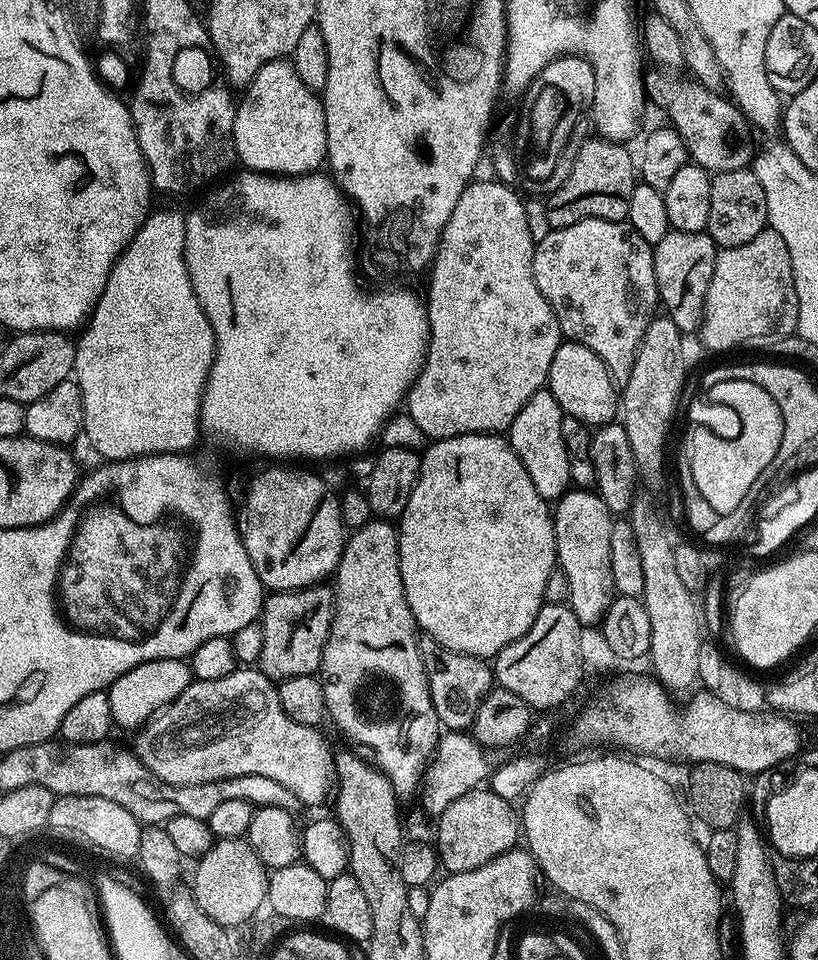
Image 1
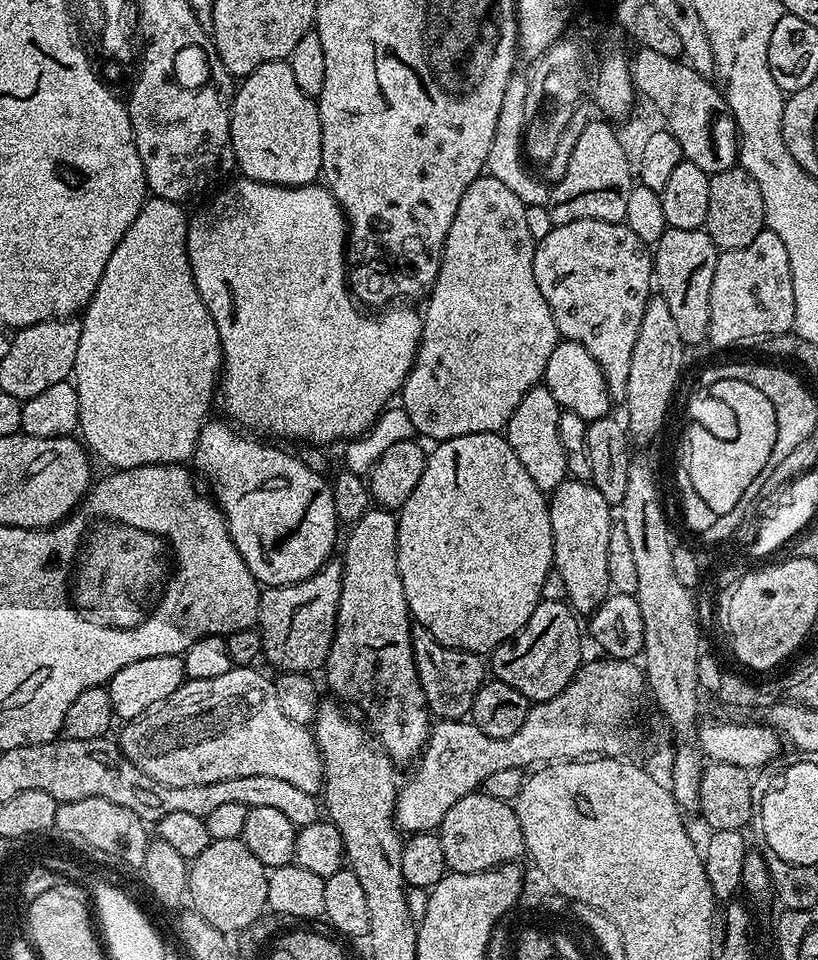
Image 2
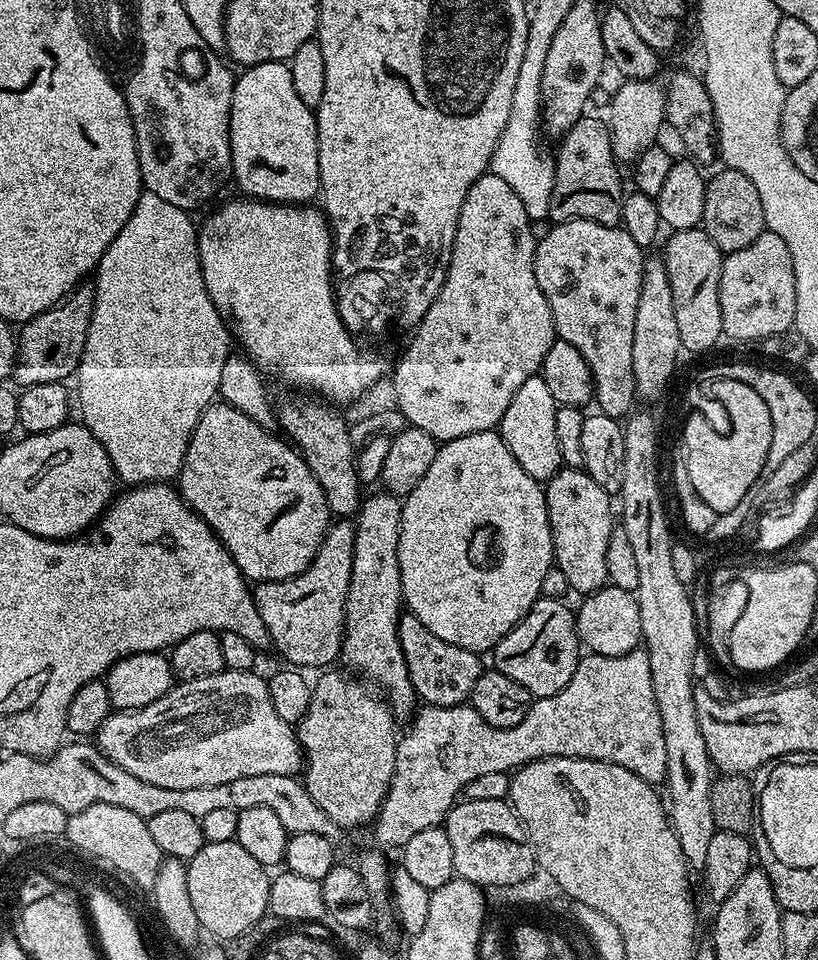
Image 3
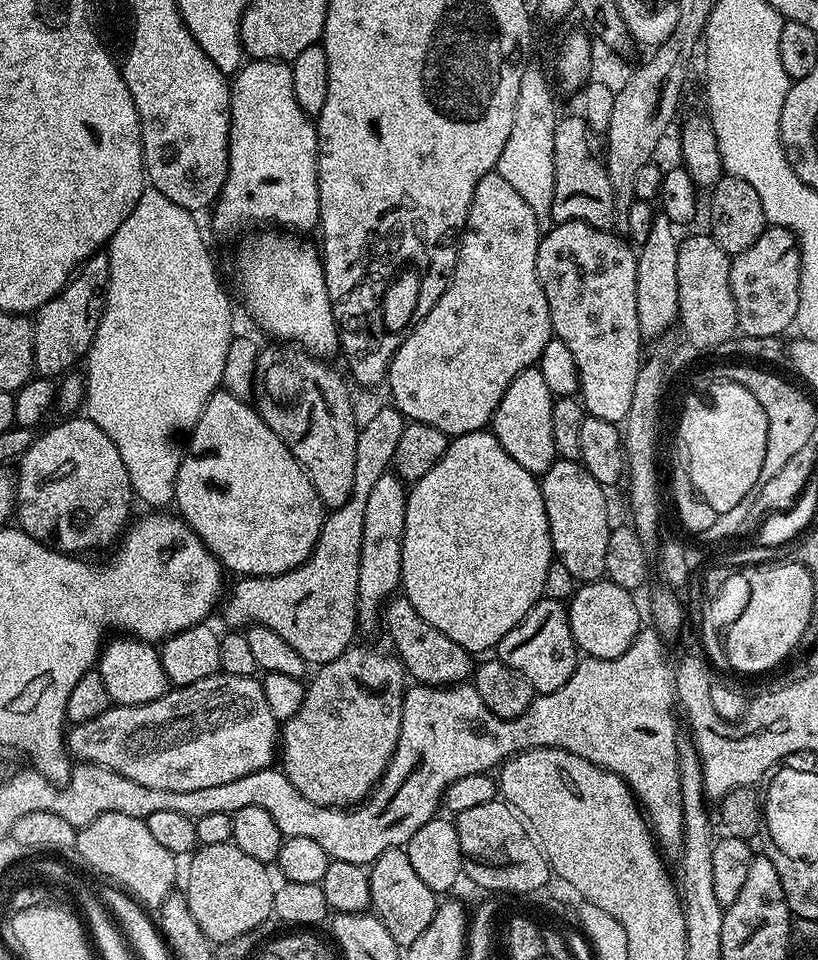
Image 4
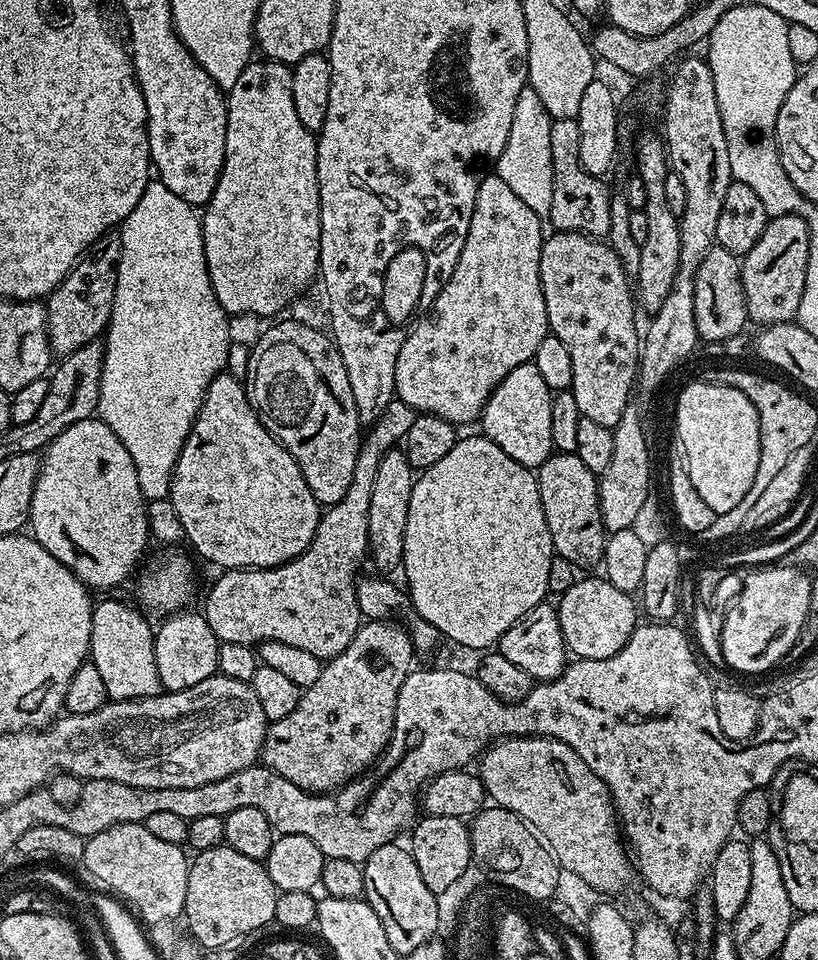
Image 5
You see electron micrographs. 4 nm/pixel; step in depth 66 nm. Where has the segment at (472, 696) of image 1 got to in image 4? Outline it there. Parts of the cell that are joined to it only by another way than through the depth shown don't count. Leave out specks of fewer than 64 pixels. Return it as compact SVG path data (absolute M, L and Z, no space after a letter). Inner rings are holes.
M396 594L385 603L382 609L382 628L383 624L385 630L388 631L389 638L392 639L393 646L391 647L395 655L399 656L407 675L411 679L413 676L416 684L451 686L463 684L473 675L473 653L458 646L458 642L446 638L446 634L434 630L434 626L430 626L422 618L422 614L414 610L407 596Z

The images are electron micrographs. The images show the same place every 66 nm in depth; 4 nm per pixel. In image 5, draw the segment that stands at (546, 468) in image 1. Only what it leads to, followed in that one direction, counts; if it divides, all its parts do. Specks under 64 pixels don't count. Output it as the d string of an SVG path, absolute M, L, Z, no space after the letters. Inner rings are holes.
M529 362L510 370L502 382L490 394L482 413L483 435L493 440L514 462L536 470L554 449L550 434L550 406L553 398L552 389L546 386L542 374L538 374L538 366Z

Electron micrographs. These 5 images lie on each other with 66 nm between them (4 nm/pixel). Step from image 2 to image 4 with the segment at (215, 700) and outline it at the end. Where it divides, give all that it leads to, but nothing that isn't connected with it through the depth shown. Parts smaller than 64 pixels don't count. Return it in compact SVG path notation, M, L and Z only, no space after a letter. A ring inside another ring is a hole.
M220 672L210 678L202 678L202 682L173 687L166 695L154 702L135 704L134 706L126 706L125 704L110 706L105 712L98 714L98 718L90 718L90 722L75 725L67 733L66 747L77 761L106 766L110 770L130 778L130 782L139 782L141 786L150 786L154 790L174 790L175 792L202 790L206 786L222 786L222 782L234 782L234 778L242 778L246 774L254 774L263 768L273 767L278 756L278 722L274 718L274 714L270 714L270 705L266 703L266 694L256 676L231 676Z

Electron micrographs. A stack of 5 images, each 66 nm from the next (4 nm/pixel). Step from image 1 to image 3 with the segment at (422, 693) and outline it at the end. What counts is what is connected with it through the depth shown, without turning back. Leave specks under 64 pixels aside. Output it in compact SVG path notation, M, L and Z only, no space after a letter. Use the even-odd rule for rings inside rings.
M377 490L369 500L367 497L361 503L354 523L354 566L350 570L350 590L346 598L344 641L340 647L340 660L349 673L359 674L373 685L381 684L388 691L386 700L393 716L397 721L404 722L417 711L418 697L410 682L406 658L402 654L398 638L398 622L404 599L398 566L398 538L402 526L401 497Z

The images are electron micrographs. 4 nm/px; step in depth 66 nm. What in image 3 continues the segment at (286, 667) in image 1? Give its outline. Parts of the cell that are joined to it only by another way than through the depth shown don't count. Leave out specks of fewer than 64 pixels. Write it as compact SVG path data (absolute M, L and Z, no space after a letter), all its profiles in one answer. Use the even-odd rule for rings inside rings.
M340 518L335 521L329 527L327 534L324 535L324 542L321 544L320 549L316 557L312 559L312 564L309 566L306 572L298 574L294 578L289 580L266 580L257 583L254 588L254 595L256 597L256 605L260 607L260 613L262 614L262 622L266 622L266 630L270 634L272 639L272 648L275 651L280 651L285 656L289 665L295 666L300 670L309 670L308 668L316 668L315 670L324 670L329 666L335 665L340 660L340 647L344 641L344 619L346 618L346 598L348 597L348 591L350 590L350 570L354 566L354 538L356 537L356 526L351 519Z

